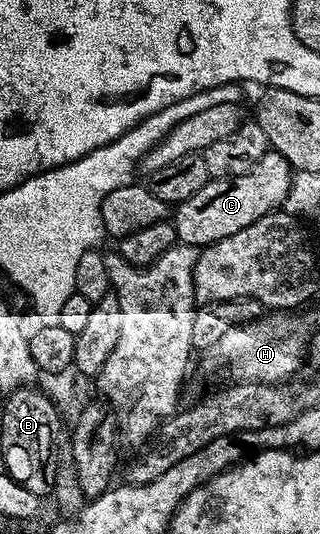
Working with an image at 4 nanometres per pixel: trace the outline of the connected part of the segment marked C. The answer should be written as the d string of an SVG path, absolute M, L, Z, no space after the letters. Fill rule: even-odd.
M266 149L262 158L258 157L253 167L238 178L214 178L191 200L176 203L171 214L173 227L177 230L177 240L183 246L204 248L219 240L235 236L243 228L255 224L263 216L280 211L287 200L287 188L295 173L289 161L276 150Z

